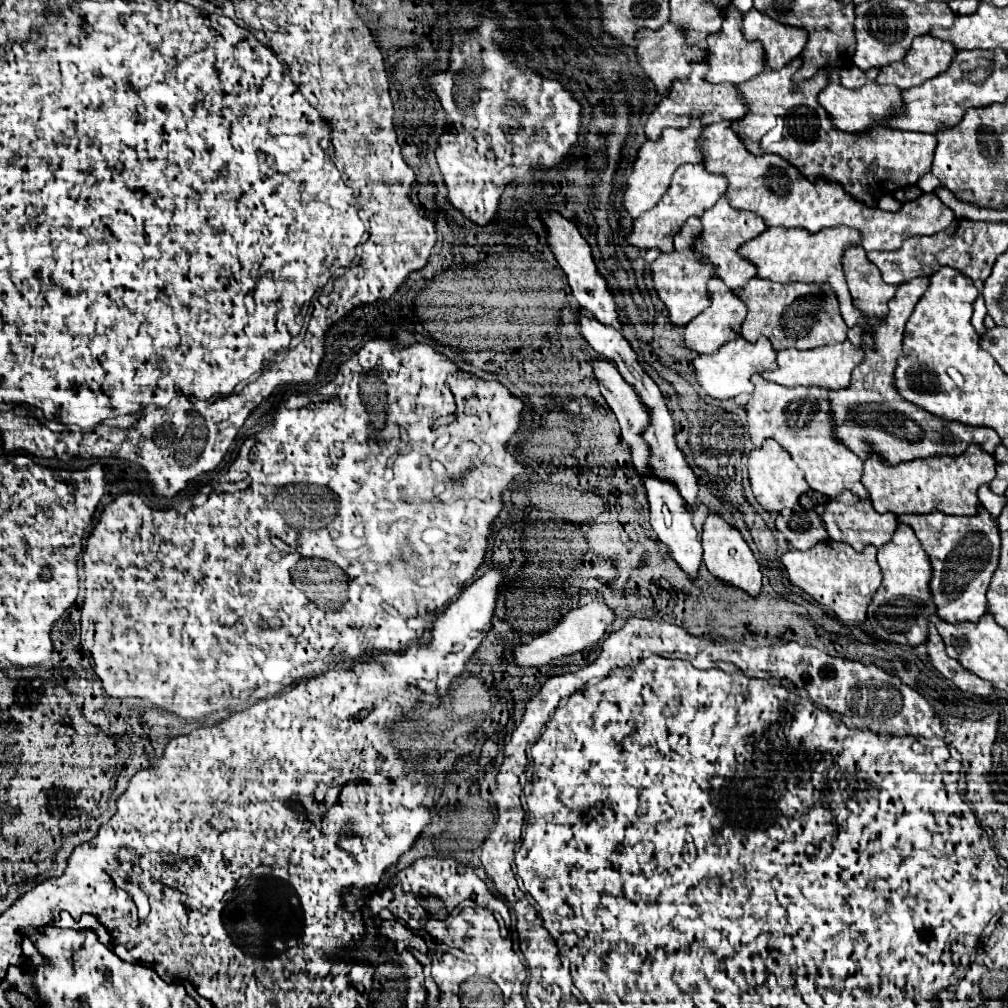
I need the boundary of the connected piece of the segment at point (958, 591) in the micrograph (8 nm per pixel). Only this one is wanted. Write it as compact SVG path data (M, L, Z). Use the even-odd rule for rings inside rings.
M985 506L975 516L947 516L943 512L901 516L899 522L909 524L931 558L933 580L931 592L939 604L939 618L947 622L979 620L987 612L987 588L999 564L1001 532L997 520L991 518Z

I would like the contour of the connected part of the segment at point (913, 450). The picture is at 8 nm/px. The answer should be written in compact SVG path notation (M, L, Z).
M919 276L899 286L899 292L893 296L889 304L887 320L883 320L883 324L879 324L879 328L875 330L877 350L871 352L871 348L865 348L865 360L855 368L849 388L837 392L831 390L831 410L835 412L835 422L837 422L835 434L859 458L865 458L869 452L869 446L865 442L873 444L871 448L883 454L883 458L889 462L927 458L933 454L961 454L973 442L981 444L983 450L993 454L995 446L1001 442L991 428L965 426L959 422L947 422L943 418L937 418L931 412L905 400L897 390L895 368L897 368L897 358L903 352L905 324L915 304L929 288L929 284L931 284L929 276Z

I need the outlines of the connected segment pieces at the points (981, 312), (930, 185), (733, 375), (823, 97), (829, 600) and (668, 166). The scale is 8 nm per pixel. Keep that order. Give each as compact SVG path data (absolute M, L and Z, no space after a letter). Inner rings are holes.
M979 294L977 296L977 300L975 300L975 304L973 304L973 326L977 328L977 332L983 336L985 332L987 332L987 328L985 328L985 324L983 324L983 316L985 316L987 312L985 312L985 304L983 304L983 296Z
M927 172L927 174L923 174L923 176L919 178L917 186L919 186L923 192L935 192L935 190L941 188L943 184L939 184L939 180L935 180L935 176L933 176L931 172Z
M737 336L735 340L725 342L715 354L701 354L695 358L695 372L697 372L697 382L703 386L703 390L713 396L713 398L733 398L739 396L743 392L753 392L753 384L751 384L751 376L755 372L767 372L767 370L775 370L777 368L777 360L775 360L777 352L771 346L771 340L767 336L761 336L755 344L745 340L743 336Z
M829 84L821 94L819 94L819 104L829 112L833 118L833 124L837 128L843 128L845 132L861 132L873 124L889 124L891 118L895 118L903 108L903 96L901 88L891 88L891 86L881 86L881 84L867 84L857 90L845 88L841 84Z
M825 540L805 552L785 552L781 556L781 562L795 586L813 596L819 604L829 606L845 624L857 624L865 622L867 606L871 604L871 598L881 584L881 568L875 554L875 548L865 548L857 552L849 544Z
M665 128L661 138L655 140L647 140L639 152L637 152L637 160L633 164L633 174L627 180L627 190L625 190L625 210L633 216L639 218L643 212L651 210L661 196L667 192L671 176L675 174L675 170L683 164L689 162L701 162L703 160L703 152L701 152L701 132L689 132L689 128Z

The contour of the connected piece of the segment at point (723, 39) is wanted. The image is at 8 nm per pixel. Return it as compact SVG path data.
M729 4L725 8L723 28L717 34L711 34L707 38L709 66L711 66L711 70L707 72L707 80L709 82L713 82L713 84L719 84L719 82L741 84L745 80L751 80L751 78L759 76L767 68L763 44L759 40L745 40L745 36L741 32L741 24L743 24L743 14L733 4Z

